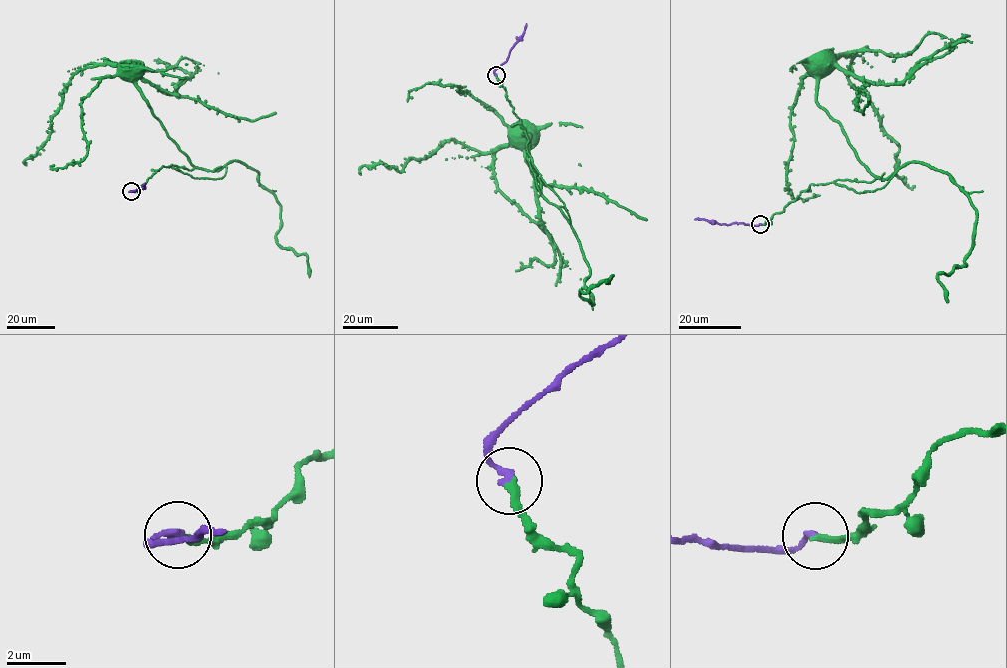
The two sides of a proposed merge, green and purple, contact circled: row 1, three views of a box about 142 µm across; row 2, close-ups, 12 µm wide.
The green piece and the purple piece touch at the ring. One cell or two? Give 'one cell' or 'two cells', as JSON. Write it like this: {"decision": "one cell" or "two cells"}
{"decision": "two cells"}

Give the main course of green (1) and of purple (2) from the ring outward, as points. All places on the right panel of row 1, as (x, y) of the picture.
1: (760, 224), (810, 184), (875, 178), (816, 99), (838, 56), (852, 57), (848, 81), (915, 186)
2: (760, 224), (719, 224), (695, 219)

